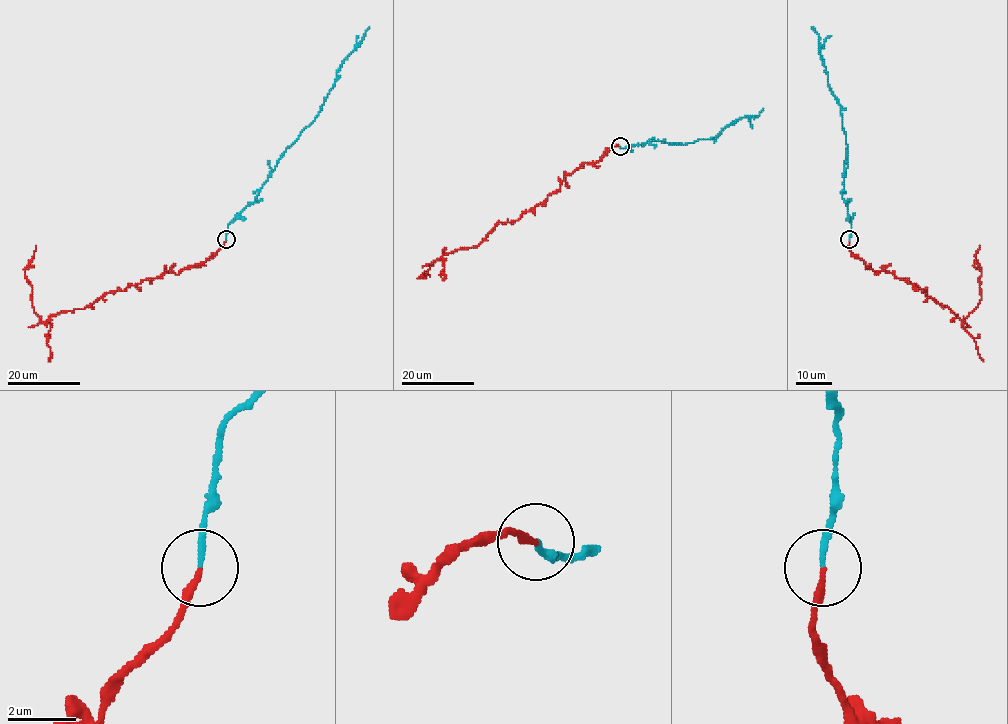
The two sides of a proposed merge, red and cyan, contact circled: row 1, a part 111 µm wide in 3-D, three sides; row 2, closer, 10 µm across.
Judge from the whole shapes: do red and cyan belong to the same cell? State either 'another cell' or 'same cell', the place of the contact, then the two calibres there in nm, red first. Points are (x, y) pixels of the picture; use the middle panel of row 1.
another cell | (620, 146) | 180/160 nm

